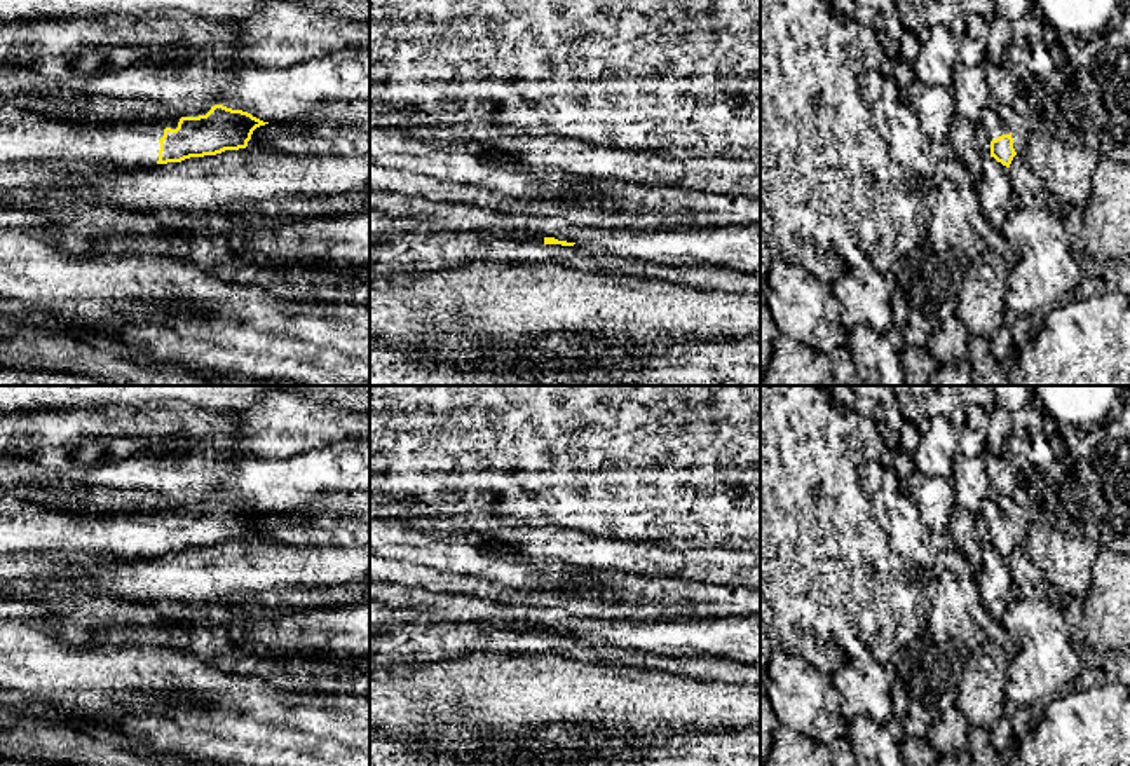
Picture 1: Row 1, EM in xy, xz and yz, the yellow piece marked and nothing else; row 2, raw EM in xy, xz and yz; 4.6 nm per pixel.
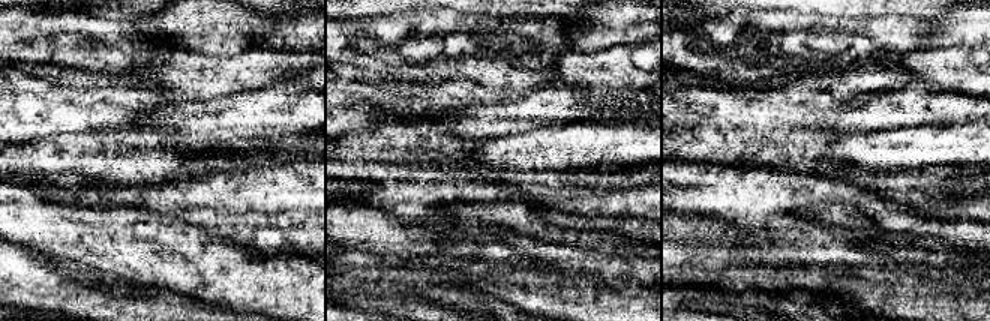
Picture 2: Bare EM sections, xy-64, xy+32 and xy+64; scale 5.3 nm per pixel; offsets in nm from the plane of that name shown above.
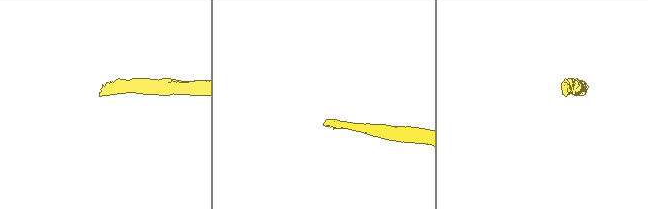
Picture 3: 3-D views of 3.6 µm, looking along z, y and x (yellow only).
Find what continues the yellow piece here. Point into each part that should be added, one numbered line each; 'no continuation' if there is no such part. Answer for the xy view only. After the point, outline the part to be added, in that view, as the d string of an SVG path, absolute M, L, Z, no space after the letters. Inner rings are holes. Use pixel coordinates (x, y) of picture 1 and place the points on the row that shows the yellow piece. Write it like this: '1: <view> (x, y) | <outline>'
1: xy (23, 135) | M0 92L0 166L23 161L82 161L113 168L146 168L159 161L164 129L185 113L115 124L54 120L23 110Z

